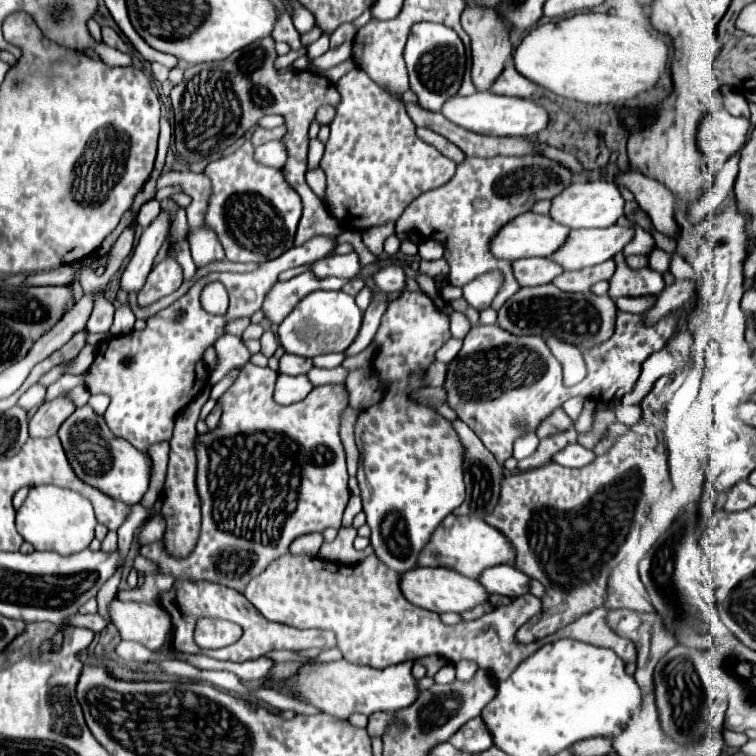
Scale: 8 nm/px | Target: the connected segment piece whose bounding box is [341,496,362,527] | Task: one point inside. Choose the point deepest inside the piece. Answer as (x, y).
(354, 506)

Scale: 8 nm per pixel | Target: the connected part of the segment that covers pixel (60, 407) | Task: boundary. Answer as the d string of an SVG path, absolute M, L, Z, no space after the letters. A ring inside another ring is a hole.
M61 393L53 401L39 407L39 411L29 421L29 435L31 437L51 437L57 433L61 423L75 411L75 403Z

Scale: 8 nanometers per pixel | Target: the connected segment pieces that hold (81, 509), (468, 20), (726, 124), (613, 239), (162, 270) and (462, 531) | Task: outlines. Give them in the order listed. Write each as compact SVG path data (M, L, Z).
M35 485L29 489L25 503L17 511L17 531L37 551L55 551L59 555L73 555L89 547L97 519L91 501L77 491L59 485Z
M465 7L461 15L461 25L471 37L471 57L473 57L473 67L471 67L471 79L475 83L477 91L489 91L495 79L503 73L507 61L511 59L511 43L509 43L509 25L499 19L495 9L485 9L485 7Z
M719 109L701 121L697 143L701 147L701 153L713 165L723 165L729 157L743 149L749 129L749 119L733 117L725 109Z
M611 225L607 229L573 229L565 245L551 255L551 259L567 271L591 267L621 253L633 235L635 229L623 225Z
M165 255L163 261L157 263L153 267L153 271L149 273L145 287L137 295L137 305L147 307L147 305L159 301L161 297L175 293L181 287L181 283L183 283L181 265L177 263L177 259L173 255Z
M453 513L445 517L445 521L433 533L429 545L423 549L419 557L419 565L449 567L471 579L479 579L479 575L487 567L495 567L503 563L515 563L515 549L511 547L511 541L499 529L487 525L479 517L457 517Z

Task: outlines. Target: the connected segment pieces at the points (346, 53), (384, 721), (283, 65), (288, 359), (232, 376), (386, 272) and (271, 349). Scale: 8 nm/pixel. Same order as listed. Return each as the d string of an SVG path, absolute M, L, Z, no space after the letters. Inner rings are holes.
M349 41L343 43L343 45L337 47L337 49L329 49L325 55L317 57L319 69L329 69L329 67L333 67L333 65L337 65L337 63L349 59L349 57L351 57L351 51L353 51L353 45L351 45Z
M375 713L375 715L371 715L369 717L369 725L367 725L367 733L371 737L375 737L375 735L381 737L385 733L387 725L391 723L391 719L393 719L391 713Z
M289 51L287 55L279 55L279 57L275 59L275 69L279 69L279 71L291 69L291 63L293 63L297 57L301 57L299 51Z
M285 353L285 355L279 359L279 371L285 373L285 375L303 375L303 373L307 373L311 367L313 367L313 361L307 359L307 357L299 357L299 355Z
M234 369L229 372L221 381L211 387L210 398L218 400L227 389L235 382L238 377L240 369Z
M387 267L375 273L375 283L383 287L387 293L403 293L407 291L405 283L405 271L401 267Z
M267 329L267 331L263 333L263 337L261 337L261 353L267 355L267 357L271 357L271 355L277 351L277 347L279 347L277 337L273 335L273 331Z

